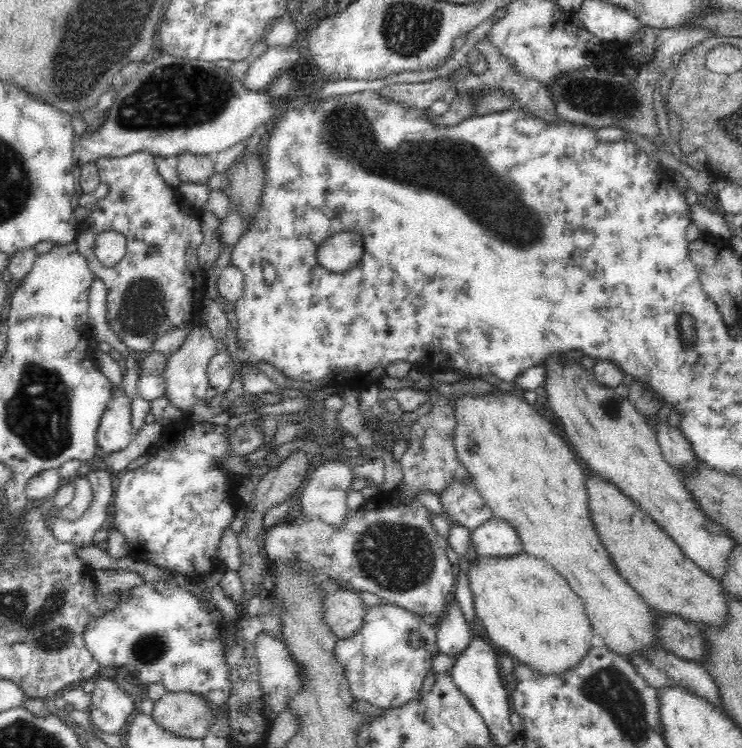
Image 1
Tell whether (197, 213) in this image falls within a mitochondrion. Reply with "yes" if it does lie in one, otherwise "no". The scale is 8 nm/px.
no

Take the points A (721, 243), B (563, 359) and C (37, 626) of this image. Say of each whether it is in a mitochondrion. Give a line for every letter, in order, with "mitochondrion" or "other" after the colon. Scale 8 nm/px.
A: other
B: other
C: mitochondrion

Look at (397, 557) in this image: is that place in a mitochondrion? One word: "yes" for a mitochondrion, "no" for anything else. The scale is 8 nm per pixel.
yes

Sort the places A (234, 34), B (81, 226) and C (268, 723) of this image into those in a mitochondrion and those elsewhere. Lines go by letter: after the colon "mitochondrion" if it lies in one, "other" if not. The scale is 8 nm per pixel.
A: other
B: other
C: other

